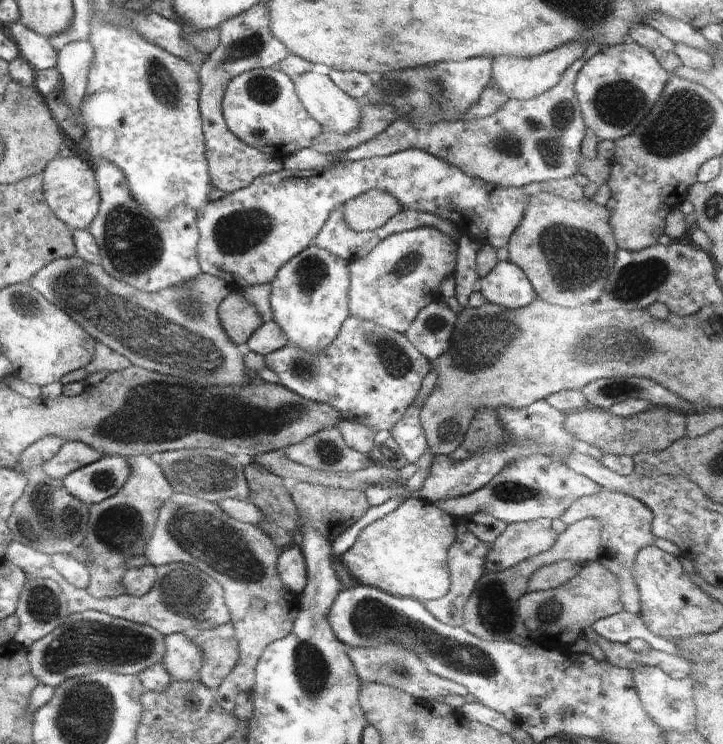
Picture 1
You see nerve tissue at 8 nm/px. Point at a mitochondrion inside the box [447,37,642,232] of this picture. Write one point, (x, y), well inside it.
(545, 134)

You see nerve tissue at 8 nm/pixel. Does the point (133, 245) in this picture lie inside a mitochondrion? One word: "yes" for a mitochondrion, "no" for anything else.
yes

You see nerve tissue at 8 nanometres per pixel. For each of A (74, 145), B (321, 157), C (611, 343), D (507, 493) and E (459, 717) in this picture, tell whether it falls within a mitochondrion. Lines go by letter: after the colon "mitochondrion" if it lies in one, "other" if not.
A: other
B: other
C: mitochondrion
D: mitochondrion
E: other

